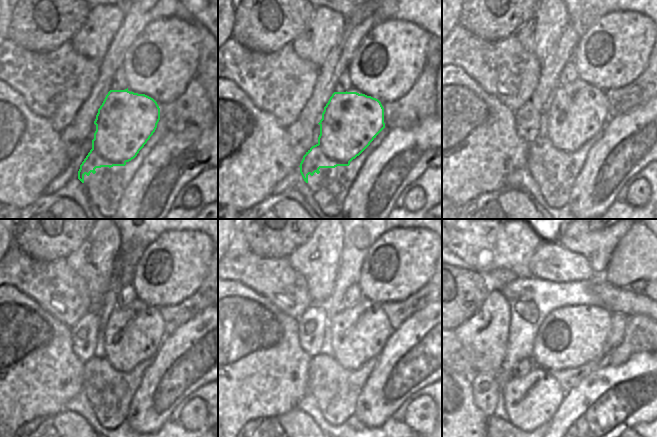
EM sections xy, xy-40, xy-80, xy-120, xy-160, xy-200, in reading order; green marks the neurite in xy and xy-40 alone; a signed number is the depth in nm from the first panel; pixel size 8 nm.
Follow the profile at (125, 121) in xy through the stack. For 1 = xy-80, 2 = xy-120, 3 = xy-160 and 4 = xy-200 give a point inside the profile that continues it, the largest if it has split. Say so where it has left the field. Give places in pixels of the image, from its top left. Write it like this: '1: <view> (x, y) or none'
1: xy-80 (587, 115)
2: xy-120 (141, 339)
3: xy-160 (328, 372)
4: xy-200 (532, 400)

